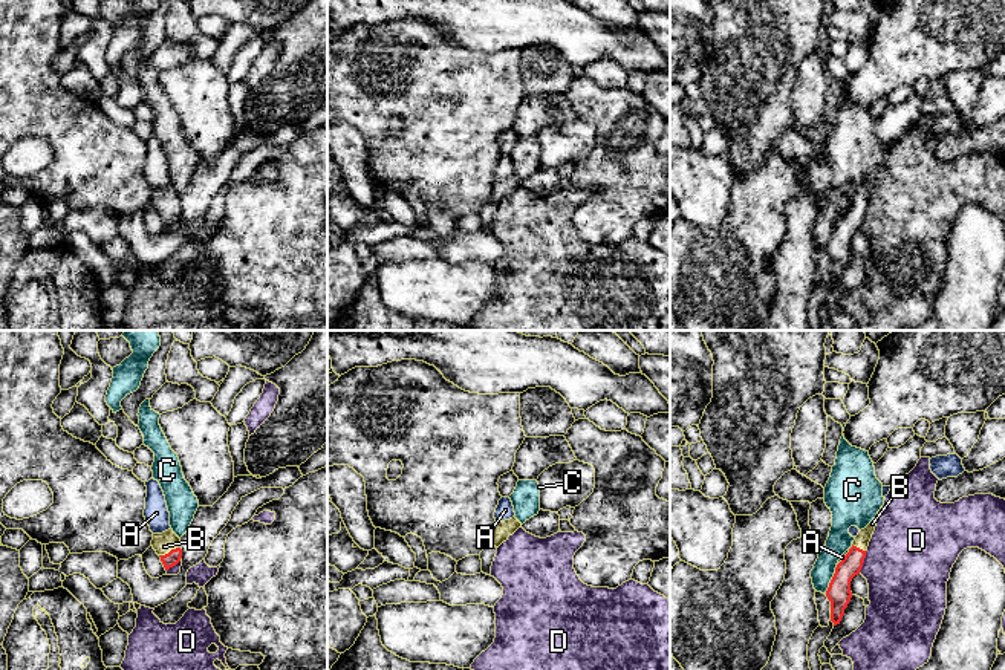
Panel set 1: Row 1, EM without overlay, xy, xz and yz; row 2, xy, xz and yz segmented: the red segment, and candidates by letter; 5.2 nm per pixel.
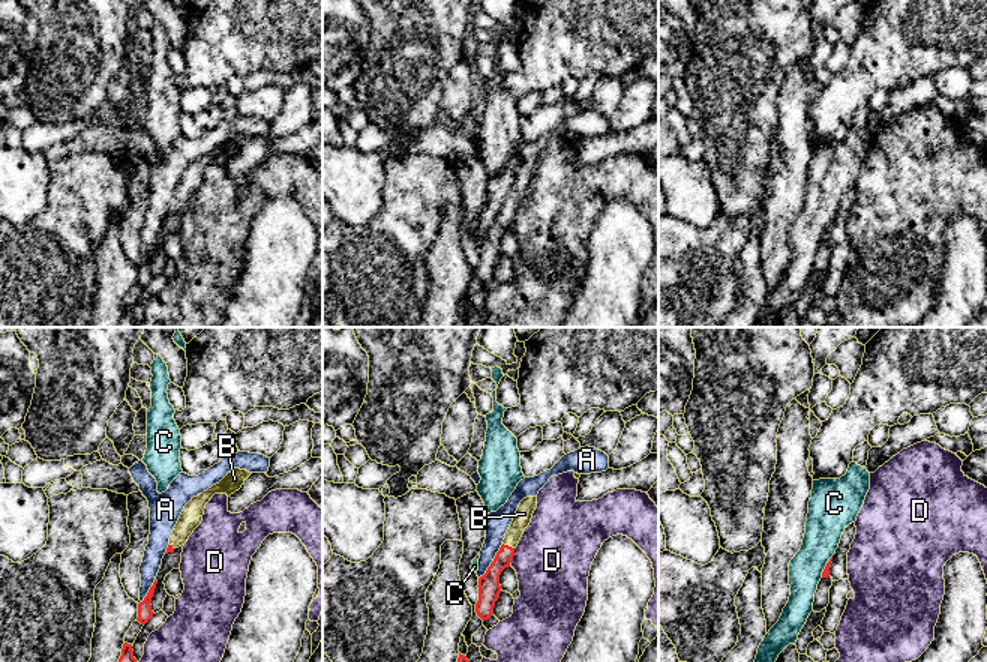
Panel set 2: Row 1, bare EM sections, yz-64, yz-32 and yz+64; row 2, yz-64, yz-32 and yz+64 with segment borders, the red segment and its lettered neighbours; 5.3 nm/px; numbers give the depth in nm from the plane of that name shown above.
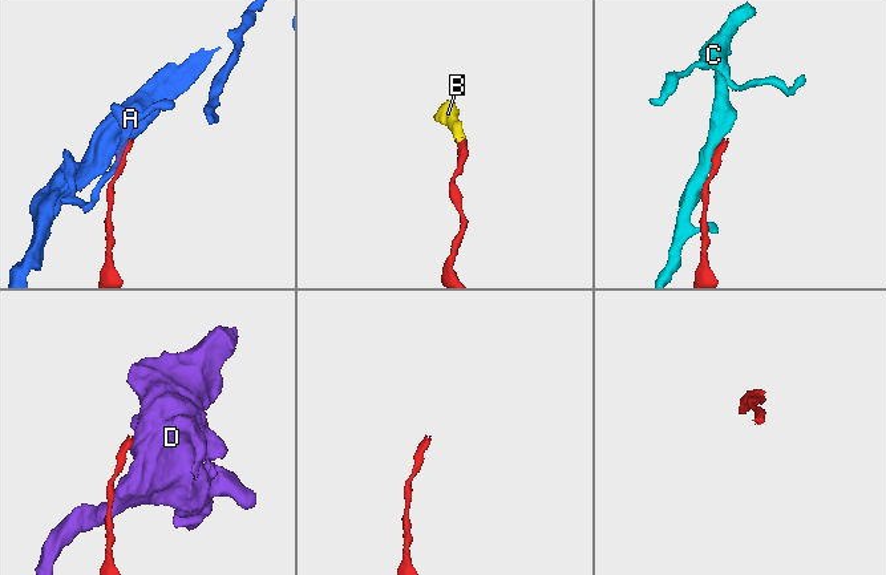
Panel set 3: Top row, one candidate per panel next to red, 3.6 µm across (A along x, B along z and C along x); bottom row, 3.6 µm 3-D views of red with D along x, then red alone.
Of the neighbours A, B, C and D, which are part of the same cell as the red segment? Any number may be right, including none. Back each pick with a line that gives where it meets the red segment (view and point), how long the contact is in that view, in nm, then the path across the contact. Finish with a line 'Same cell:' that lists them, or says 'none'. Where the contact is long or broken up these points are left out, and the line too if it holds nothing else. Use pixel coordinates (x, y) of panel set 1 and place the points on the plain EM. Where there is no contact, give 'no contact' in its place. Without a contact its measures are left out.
B: xy (170, 208) | 120 nm | across xy (173, 214), (170, 208), (162, 201)
Same cell: B

